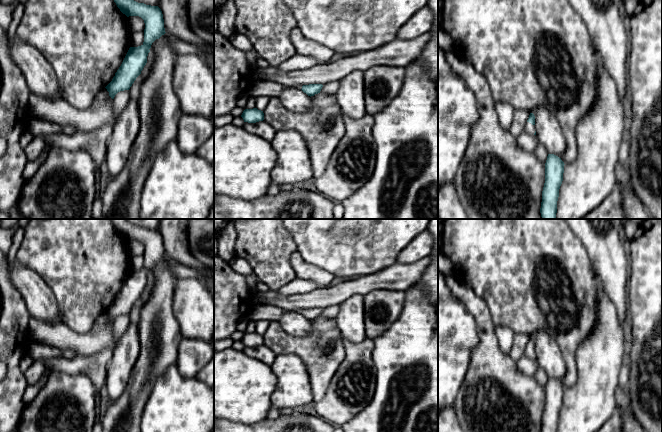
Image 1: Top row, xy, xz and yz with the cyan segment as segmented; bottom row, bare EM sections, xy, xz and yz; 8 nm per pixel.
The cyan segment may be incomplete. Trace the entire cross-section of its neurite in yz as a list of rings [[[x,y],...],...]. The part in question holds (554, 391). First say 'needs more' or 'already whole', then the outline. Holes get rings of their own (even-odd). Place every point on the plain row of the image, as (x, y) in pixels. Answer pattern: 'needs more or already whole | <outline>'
already whole | [[[548,378],[545,387],[545,407],[542,415],[541,432],[557,432],[564,389],[561,382],[554,378]]]

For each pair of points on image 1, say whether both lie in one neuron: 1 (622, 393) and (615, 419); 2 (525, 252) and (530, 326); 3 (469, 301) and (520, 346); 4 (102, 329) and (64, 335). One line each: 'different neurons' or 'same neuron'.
1: different neurons
2: same neuron
3: different neurons
4: same neuron

